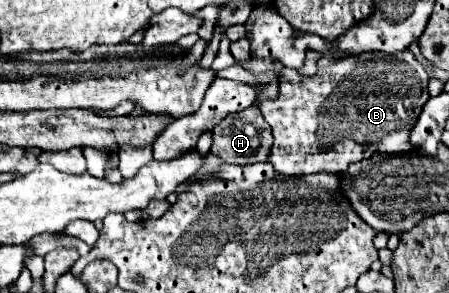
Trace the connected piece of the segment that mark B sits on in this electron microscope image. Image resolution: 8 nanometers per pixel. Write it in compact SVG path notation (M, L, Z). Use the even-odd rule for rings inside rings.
M405 50L399 54L359 54L333 62L331 58L317 60L319 74L301 76L297 70L277 68L283 76L279 82L279 94L273 100L261 102L261 112L265 122L273 130L273 148L269 150L269 164L283 172L283 176L305 176L313 172L345 172L349 164L359 162L371 152L405 152L415 146L409 144L409 132L421 114L421 108L429 100L427 92L427 70L415 60L415 56Z

